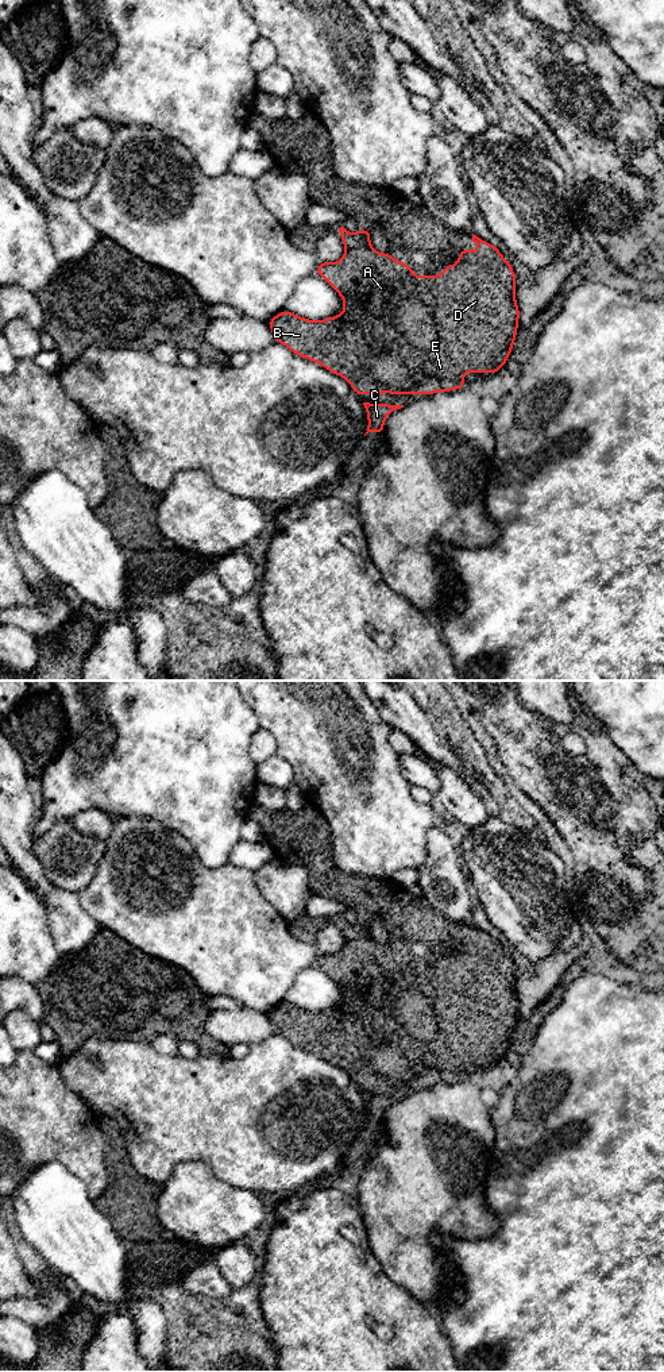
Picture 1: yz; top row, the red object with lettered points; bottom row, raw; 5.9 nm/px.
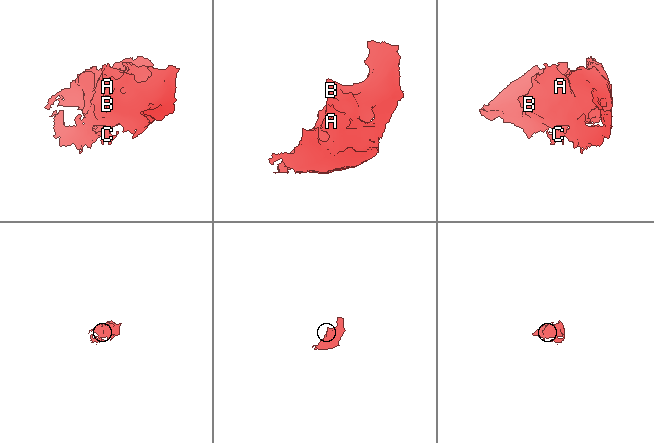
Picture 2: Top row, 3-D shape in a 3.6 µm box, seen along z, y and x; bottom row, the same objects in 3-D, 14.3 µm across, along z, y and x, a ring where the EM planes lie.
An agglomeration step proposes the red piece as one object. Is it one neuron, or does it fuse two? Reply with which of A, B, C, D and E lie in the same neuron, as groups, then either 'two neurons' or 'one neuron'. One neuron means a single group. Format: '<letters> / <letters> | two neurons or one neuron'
A B C D E | one neuron

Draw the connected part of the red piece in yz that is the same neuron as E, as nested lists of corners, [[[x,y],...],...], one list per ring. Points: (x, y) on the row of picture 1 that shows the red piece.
[[[339,224],[337,232],[344,244],[343,258],[337,262],[320,262],[316,269],[316,273],[323,277],[339,293],[343,300],[344,309],[340,315],[324,320],[309,320],[285,309],[277,313],[270,321],[267,321],[274,336],[274,342],[282,343],[296,355],[321,365],[332,374],[343,377],[351,385],[356,396],[385,394],[386,392],[394,396],[431,396],[437,392],[451,392],[464,389],[466,373],[495,374],[499,369],[505,366],[516,342],[520,320],[520,308],[516,300],[516,273],[511,267],[511,263],[503,258],[499,248],[472,234],[472,242],[478,244],[478,250],[475,253],[470,248],[463,248],[462,253],[458,255],[458,262],[455,265],[447,265],[439,275],[414,275],[413,269],[406,262],[398,262],[390,254],[378,253],[371,246],[370,230],[358,230],[355,234],[350,234],[345,230],[345,224]]]

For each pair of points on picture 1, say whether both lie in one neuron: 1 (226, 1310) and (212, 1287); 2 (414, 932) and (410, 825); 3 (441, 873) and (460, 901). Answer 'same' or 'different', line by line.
1: different
2: different
3: same

